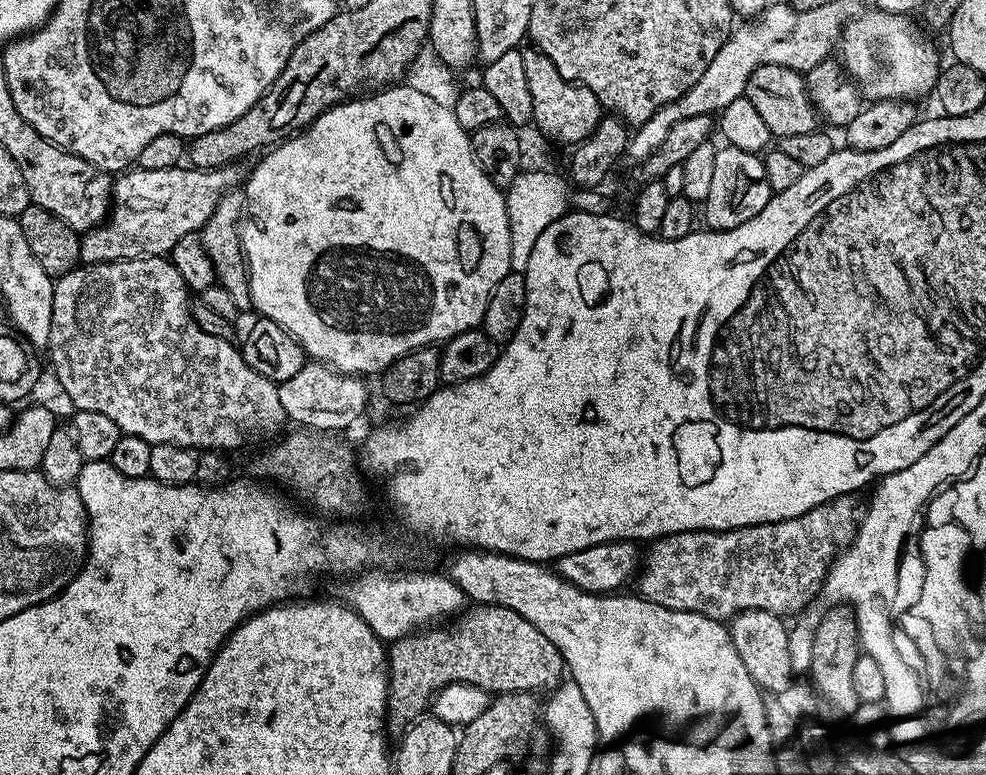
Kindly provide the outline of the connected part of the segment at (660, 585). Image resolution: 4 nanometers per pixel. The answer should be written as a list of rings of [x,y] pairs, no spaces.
[[[867,487],[851,488],[834,498],[826,498],[821,504],[816,504],[812,508],[807,508],[805,512],[799,512],[790,520],[775,520],[774,522],[762,522],[761,524],[731,524],[729,528],[684,528],[681,532],[671,532],[665,536],[654,536],[651,540],[643,541],[644,553],[640,556],[640,561],[632,568],[632,573],[624,582],[623,595],[637,600],[653,600],[666,606],[675,608],[689,608],[698,610],[702,614],[710,614],[710,618],[718,618],[725,622],[738,622],[741,617],[747,616],[750,612],[769,612],[771,616],[789,618],[788,616],[800,612],[808,607],[824,590],[828,582],[828,572],[834,572],[847,565],[856,553],[856,548],[864,539],[870,515],[874,510],[874,500],[868,493]]]

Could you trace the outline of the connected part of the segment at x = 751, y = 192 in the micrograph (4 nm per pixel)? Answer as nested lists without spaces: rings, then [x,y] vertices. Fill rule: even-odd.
[[[740,152],[717,155],[714,175],[706,194],[698,200],[698,224],[705,233],[729,232],[754,218],[758,210],[767,202],[770,193],[762,180],[762,170],[755,159],[743,156]],[[704,227],[704,228],[703,228]]]

